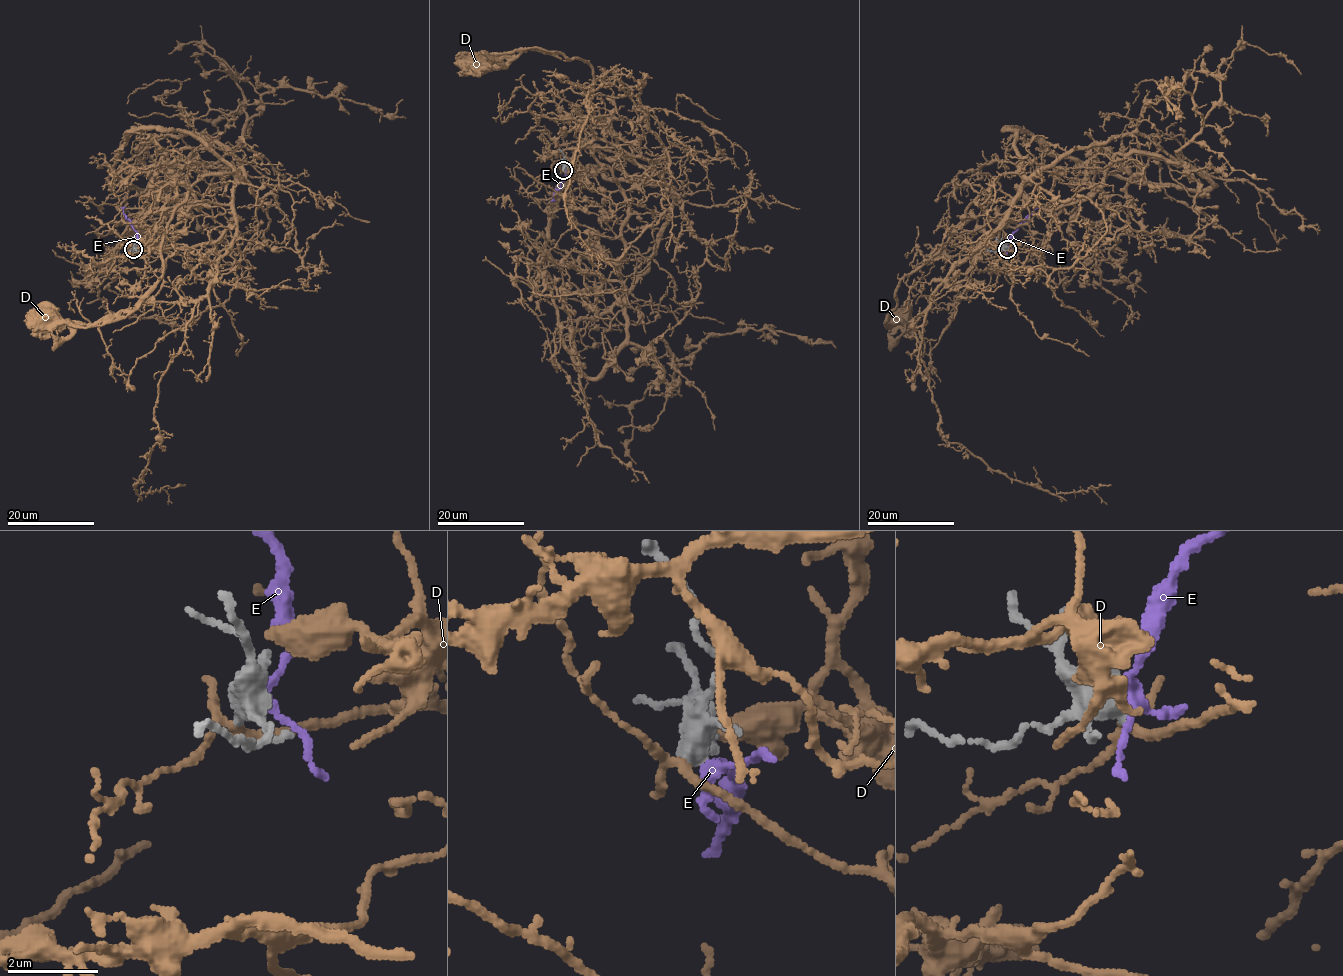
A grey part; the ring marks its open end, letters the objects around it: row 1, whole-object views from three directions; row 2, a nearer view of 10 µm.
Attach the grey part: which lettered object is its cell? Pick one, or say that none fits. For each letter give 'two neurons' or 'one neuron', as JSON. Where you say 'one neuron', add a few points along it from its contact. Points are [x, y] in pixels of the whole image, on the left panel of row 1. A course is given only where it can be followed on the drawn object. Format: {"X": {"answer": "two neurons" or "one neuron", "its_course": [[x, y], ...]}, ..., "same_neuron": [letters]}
{"D": {"answer": "one neuron", "its_course": [[132, 248], [195, 205], [226, 206], [235, 175], [190, 188], [137, 306], [93, 323], [44, 315]]}, "E": {"answer": "two neurons"}, "same_neuron": ["D"]}

